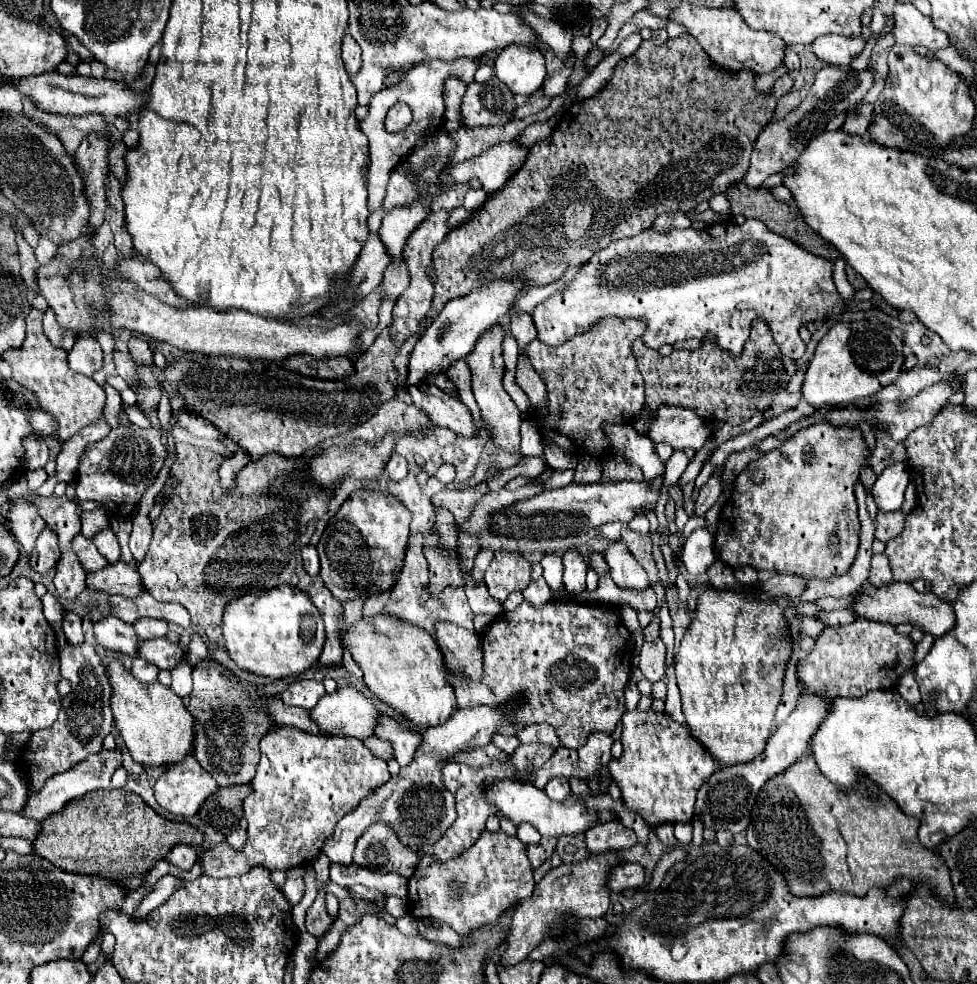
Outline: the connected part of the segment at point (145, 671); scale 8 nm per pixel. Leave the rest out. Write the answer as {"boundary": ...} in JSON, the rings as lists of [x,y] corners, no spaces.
{"boundary":[[[134,658],[134,662],[132,662],[132,674],[138,678],[138,680],[142,680],[142,682],[154,682],[156,678],[158,678],[158,668],[156,668],[156,664],[150,664],[148,660],[144,660],[144,658]]]}

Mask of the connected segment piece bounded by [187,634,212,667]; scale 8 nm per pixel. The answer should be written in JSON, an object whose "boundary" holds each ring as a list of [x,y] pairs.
{"boundary":[[[194,634],[192,636],[187,654],[188,663],[193,667],[198,662],[211,658],[211,654],[209,653],[207,646],[203,642],[202,638],[198,634]]]}

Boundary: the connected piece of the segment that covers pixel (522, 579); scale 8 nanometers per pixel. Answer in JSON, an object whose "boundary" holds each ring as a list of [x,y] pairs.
{"boundary":[[[500,550],[484,574],[490,594],[504,602],[512,590],[524,590],[530,584],[530,564],[520,552]]]}

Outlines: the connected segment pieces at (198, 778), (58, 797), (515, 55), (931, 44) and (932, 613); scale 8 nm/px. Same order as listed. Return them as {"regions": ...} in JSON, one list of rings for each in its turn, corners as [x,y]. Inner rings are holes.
{"regions":[[[[186,756],[180,762],[168,764],[162,776],[156,780],[156,802],[174,816],[194,816],[204,800],[218,790],[214,778],[198,764],[194,756]]],[[[104,750],[98,756],[92,756],[90,760],[78,764],[78,768],[72,768],[70,772],[64,772],[62,776],[54,776],[54,780],[46,782],[46,788],[38,796],[30,796],[26,808],[22,812],[30,812],[30,816],[40,816],[44,820],[46,816],[58,812],[64,808],[66,802],[84,796],[90,790],[100,790],[100,788],[110,788],[110,778],[116,772],[116,768],[122,766],[122,752],[120,750]]],[[[510,44],[502,48],[502,52],[496,58],[496,68],[494,74],[498,76],[500,82],[504,82],[512,94],[524,94],[530,96],[534,90],[538,90],[544,82],[546,76],[546,64],[542,52],[534,52],[534,48],[522,48],[520,44]]],[[[898,4],[894,8],[894,38],[900,44],[926,46],[928,50],[950,46],[946,34],[934,28],[930,16],[924,16],[912,4]]],[[[866,582],[862,588],[862,596],[854,604],[854,612],[860,618],[874,620],[874,622],[886,622],[892,626],[894,624],[912,624],[912,628],[922,628],[922,632],[932,634],[934,638],[944,636],[956,624],[952,604],[948,604],[946,600],[940,600],[932,592],[918,594],[912,588],[912,584],[906,584],[906,582],[894,582],[886,588],[870,588],[870,584]]]]}

